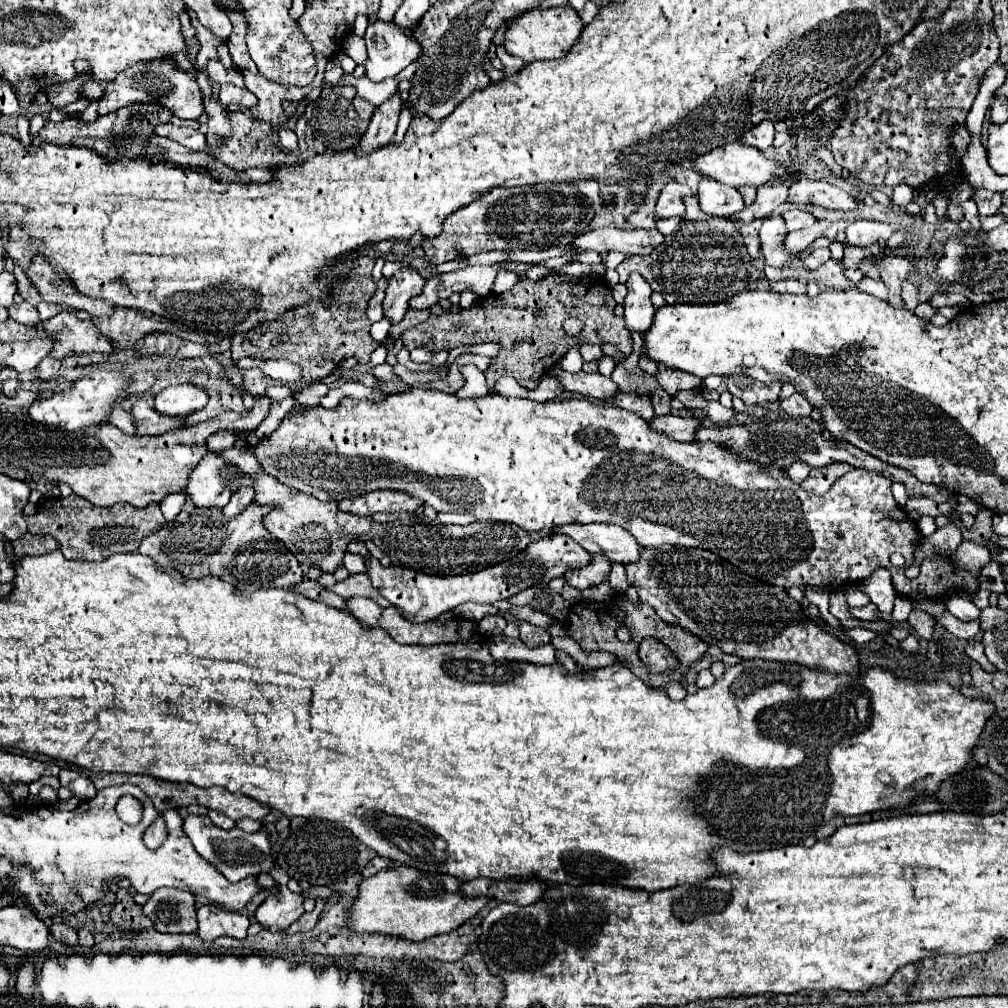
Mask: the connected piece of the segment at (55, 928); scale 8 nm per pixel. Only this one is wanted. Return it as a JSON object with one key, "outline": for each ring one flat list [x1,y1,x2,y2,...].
{"outline":[[56,920,56,922,50,924,48,930,50,930,50,934,52,934,54,940,58,940,58,942,62,942,66,946,76,946,76,930,70,928,70,926,66,926,64,922]]}

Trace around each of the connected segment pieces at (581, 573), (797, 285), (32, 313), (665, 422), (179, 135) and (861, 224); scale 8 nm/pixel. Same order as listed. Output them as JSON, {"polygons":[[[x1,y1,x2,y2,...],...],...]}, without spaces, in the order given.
{"polygons":[[[592,556,592,562,590,562,586,568,568,570,568,572,564,574,564,580,566,580,566,584,570,584,572,588,584,590,584,588,598,586,598,584,602,584,604,580,608,580,610,570,612,570,612,564,610,564,606,558,602,558,602,556]],[[782,280,782,282,770,284,770,290,774,290,774,292,788,292,788,294,806,294,806,282]],[[28,302,12,304,8,308,8,314,10,314,12,320,16,320,16,322,20,322,24,326,30,326,30,328,34,328,34,326,38,326,42,322,40,316,38,316,38,310,32,304,28,304]],[[658,416,650,420,650,426,658,432,668,434,670,438,678,440,678,442,694,442,696,440,696,432,702,428,702,418,696,416]],[[164,124,164,126,154,126,154,134,170,138,190,150,204,150,206,148,206,136,194,128,178,128,172,124]],[[858,220,845,229,846,242,852,246,868,246,878,242,880,238,888,240,894,232,894,226,870,220]]]}

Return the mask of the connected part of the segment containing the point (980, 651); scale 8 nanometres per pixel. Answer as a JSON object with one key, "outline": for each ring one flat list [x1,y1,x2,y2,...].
{"outline":[[976,640,976,642,970,642,966,648,964,648,964,654,966,656,970,656,972,660,976,660,986,672,994,672,996,668,988,662,988,658,986,658,986,654,984,654,984,644,980,642,980,640]]}

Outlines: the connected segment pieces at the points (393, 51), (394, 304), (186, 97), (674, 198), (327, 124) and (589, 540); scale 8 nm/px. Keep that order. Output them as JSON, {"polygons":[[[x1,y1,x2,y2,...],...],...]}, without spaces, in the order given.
{"polygons":[[[370,22,364,40,368,46,368,60,364,66,366,76,372,82,394,78,400,70,418,60,422,52,418,42,414,42,412,36,406,36,404,30,394,22]],[[406,266,392,274,388,288,386,288,384,304,382,304,384,318,388,318,392,326,404,318,410,298,418,296,422,292,424,284,426,284,426,280,420,278,420,274,412,266]],[[160,58,154,62,138,62,128,66,112,82,108,82,104,96,98,100,98,114,110,114,130,104,160,104,182,120,198,120,204,112,203,100,194,76,178,68,172,58]],[[670,182,666,188,660,192,656,200,656,218,672,218,672,216,682,216,684,214,684,204,682,198,690,196,690,188,686,184]],[[332,86,322,90,322,94,308,104,306,120,314,138,320,140,328,150,346,150,360,142,362,134,368,130,374,106,356,94,354,86]],[[566,524,556,526,554,534,566,534,590,554,602,554,610,562,636,562,640,544,626,534,622,526,614,524]]]}

